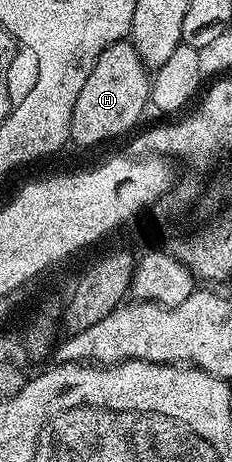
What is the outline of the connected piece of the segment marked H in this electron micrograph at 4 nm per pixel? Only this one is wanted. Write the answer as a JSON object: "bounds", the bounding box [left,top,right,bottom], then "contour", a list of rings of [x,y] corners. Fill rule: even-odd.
{"bounds":[70,39,150,148],"contour":[[[127,39],[114,42],[102,50],[98,62],[94,62],[94,70],[90,70],[90,78],[86,78],[86,83],[78,93],[78,102],[74,102],[74,114],[70,118],[71,143],[88,148],[91,144],[100,144],[103,140],[112,140],[115,136],[126,135],[139,122],[144,107],[147,109],[149,104],[150,72],[144,66],[144,59]]]}

